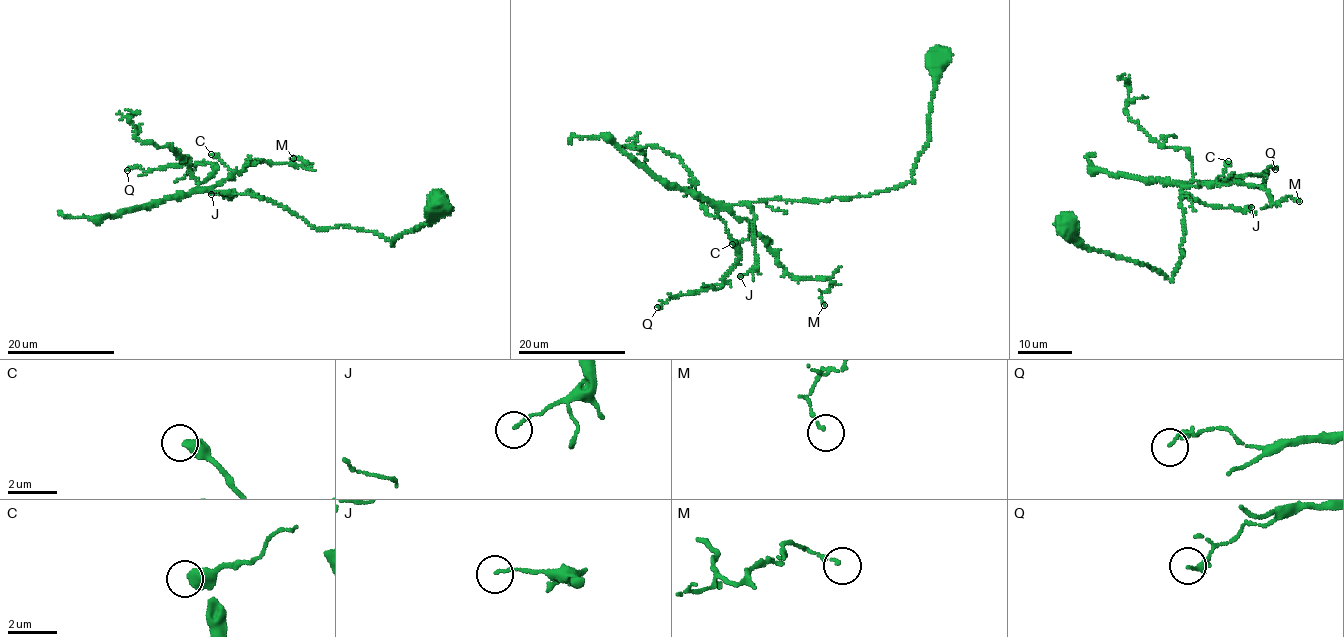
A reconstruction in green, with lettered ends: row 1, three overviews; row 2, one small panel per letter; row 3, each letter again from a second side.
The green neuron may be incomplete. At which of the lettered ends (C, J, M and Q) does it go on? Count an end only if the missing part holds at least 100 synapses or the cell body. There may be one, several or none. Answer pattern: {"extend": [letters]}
{"extend": []}

